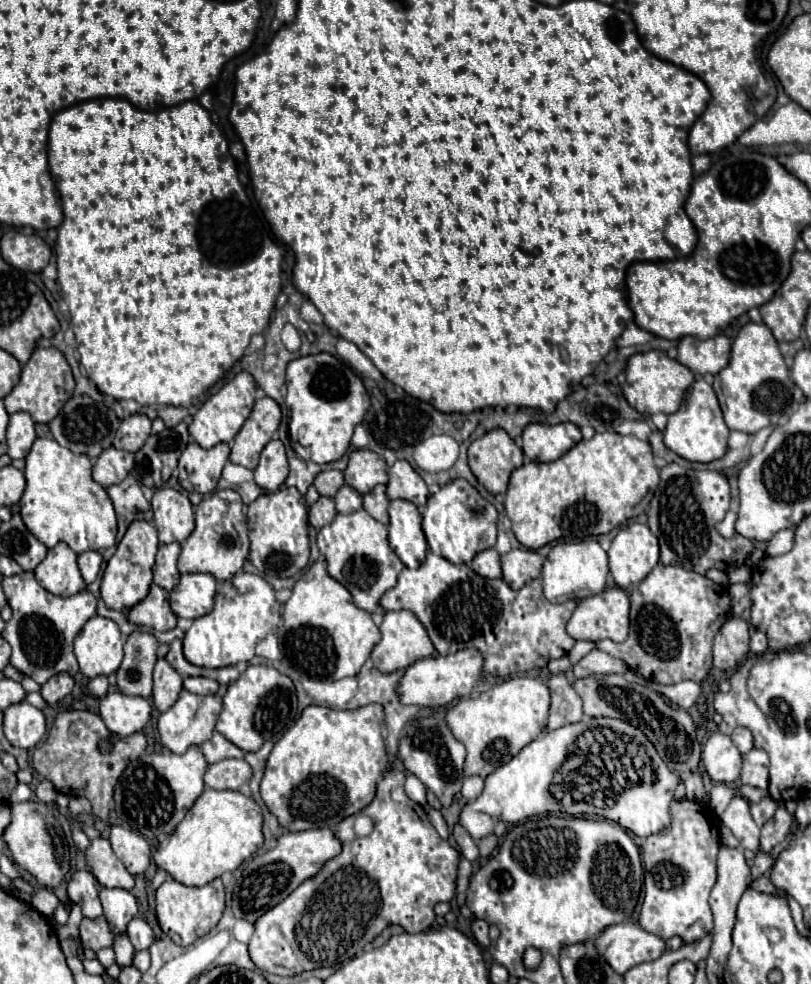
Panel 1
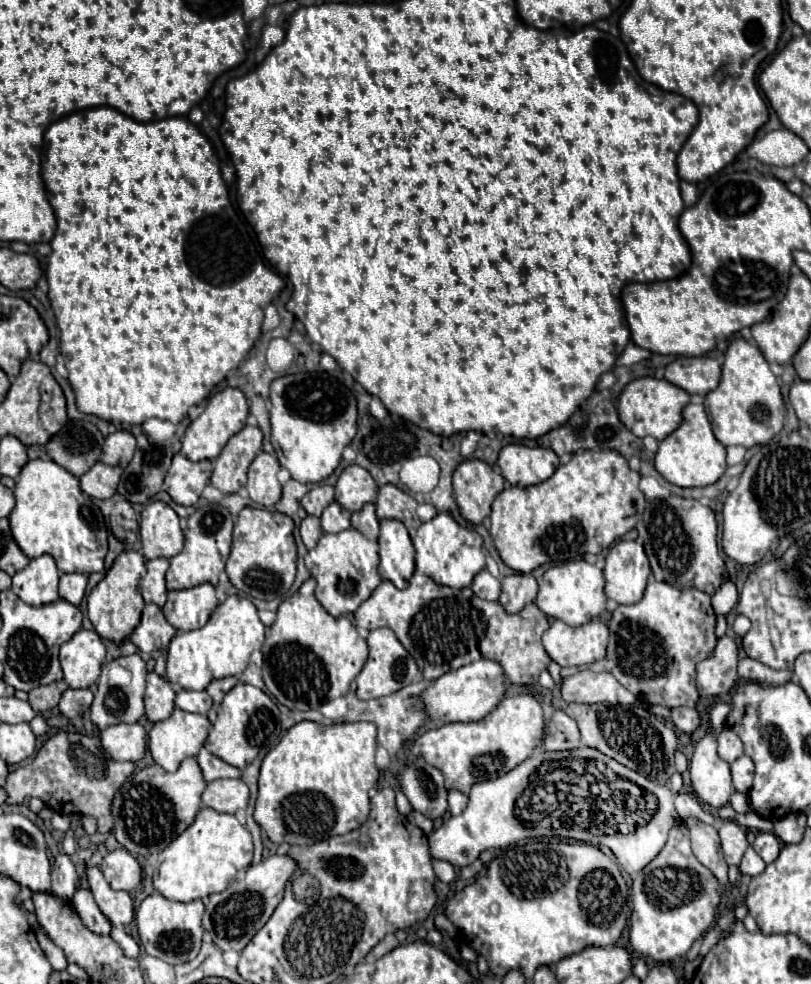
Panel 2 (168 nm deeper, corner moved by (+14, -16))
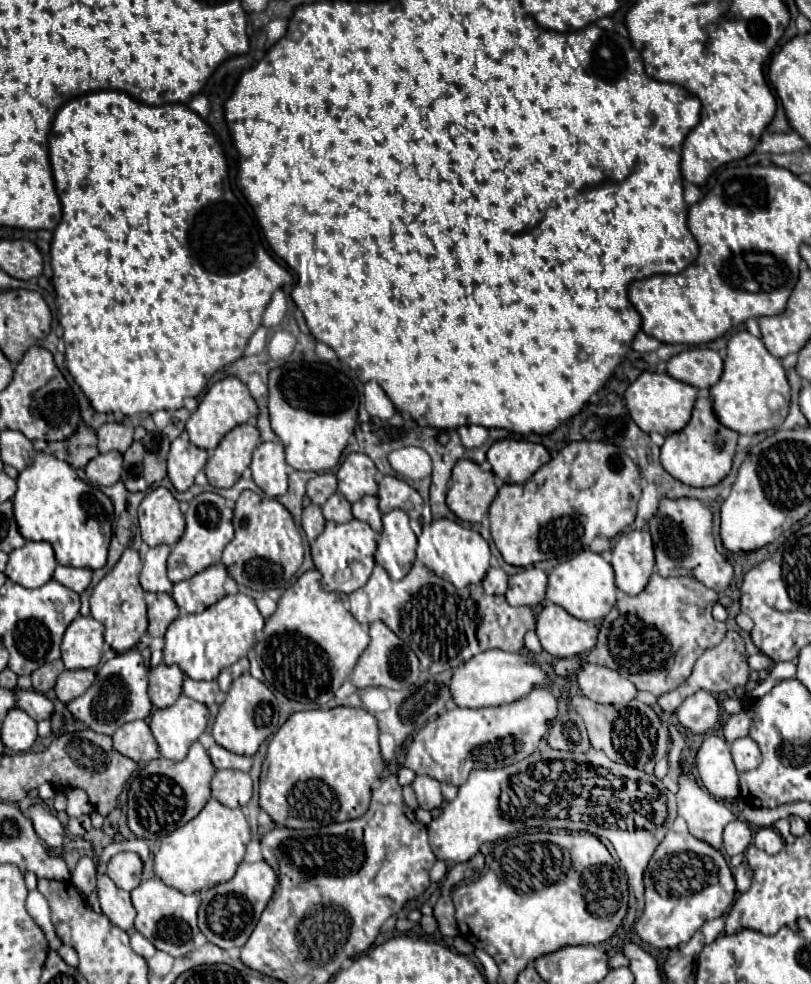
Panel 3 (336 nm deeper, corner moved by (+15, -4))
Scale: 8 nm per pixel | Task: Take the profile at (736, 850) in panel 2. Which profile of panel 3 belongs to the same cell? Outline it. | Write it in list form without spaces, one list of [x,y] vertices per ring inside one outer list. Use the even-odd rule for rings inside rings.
[[[732,820],[724,828],[724,850],[726,850],[728,856],[746,852],[746,848],[748,848],[750,842],[752,842],[752,830],[750,830],[748,822]]]

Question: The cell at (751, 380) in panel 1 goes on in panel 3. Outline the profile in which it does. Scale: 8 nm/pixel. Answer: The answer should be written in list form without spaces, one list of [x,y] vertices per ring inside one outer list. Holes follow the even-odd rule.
[[[740,330],[728,340],[728,352],[724,358],[724,374],[718,380],[718,384],[710,388],[710,398],[722,426],[738,434],[758,434],[758,432],[766,432],[770,428],[780,426],[780,422],[784,420],[788,412],[790,386],[786,380],[786,372],[780,364],[780,358],[772,356],[760,338],[752,336],[748,330]],[[772,394],[784,396],[782,408],[776,410],[768,406],[768,400]]]

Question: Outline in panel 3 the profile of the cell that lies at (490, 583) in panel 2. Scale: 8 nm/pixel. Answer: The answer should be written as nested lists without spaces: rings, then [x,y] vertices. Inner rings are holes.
[[[490,568],[482,580],[482,588],[488,594],[504,594],[508,588],[508,576],[502,568]]]

